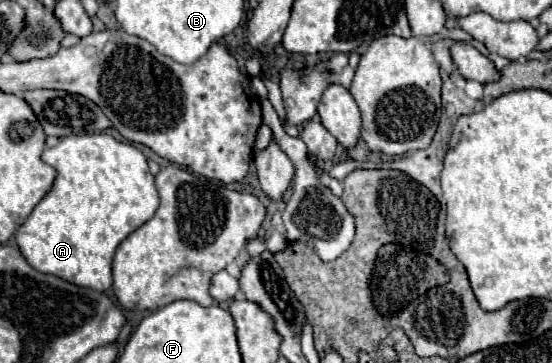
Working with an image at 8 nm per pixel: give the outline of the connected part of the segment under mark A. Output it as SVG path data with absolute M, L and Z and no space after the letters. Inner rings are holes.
M71 134L43 152L43 162L57 170L51 192L35 206L29 218L17 230L17 244L27 262L43 272L63 278L77 286L107 292L111 288L111 260L115 248L139 226L153 218L159 196L155 188L155 176L149 172L147 158L141 150L127 142L119 142L109 134Z

